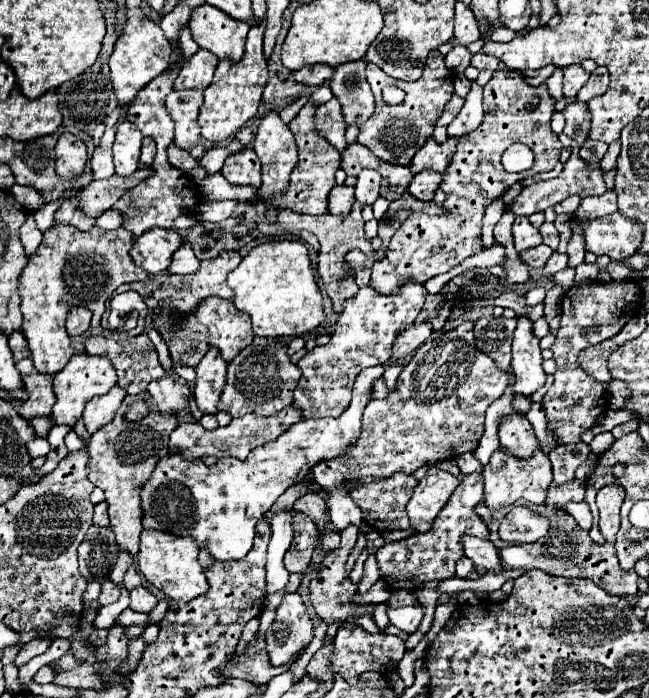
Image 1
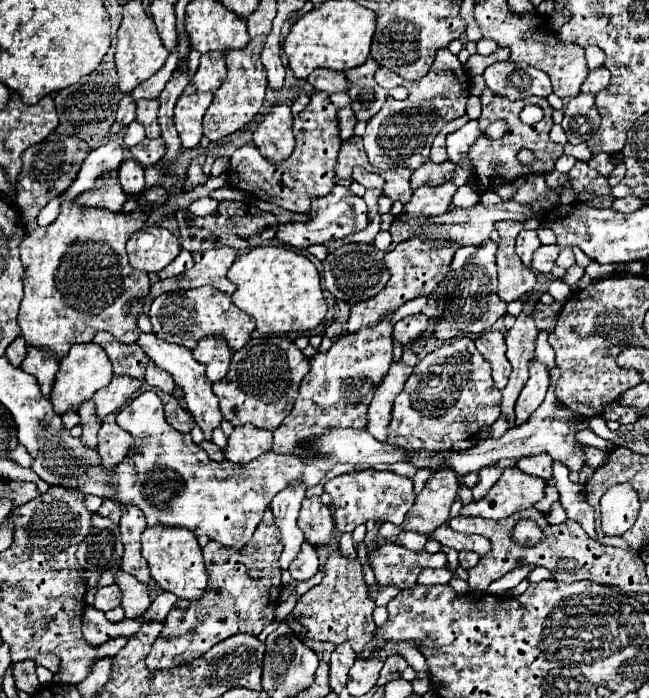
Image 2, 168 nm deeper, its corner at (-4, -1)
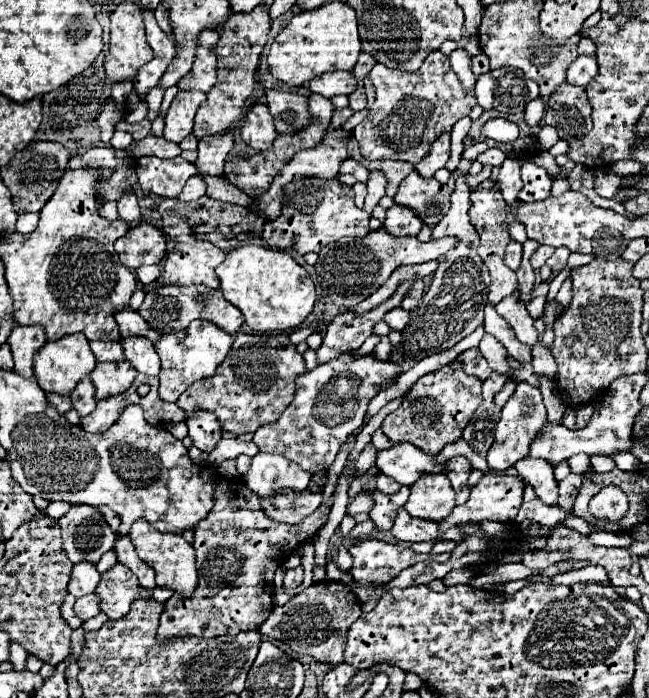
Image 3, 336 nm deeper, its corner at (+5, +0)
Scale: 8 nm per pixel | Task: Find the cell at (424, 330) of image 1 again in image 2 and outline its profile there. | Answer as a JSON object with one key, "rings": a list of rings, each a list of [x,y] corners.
{"rings":[[[424,314],[406,316],[394,326],[394,340],[398,340],[400,344],[408,344],[416,340],[426,328],[428,328],[428,318]]]}

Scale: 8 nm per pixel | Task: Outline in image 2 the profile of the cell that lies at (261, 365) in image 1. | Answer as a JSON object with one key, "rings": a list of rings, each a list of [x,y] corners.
{"rings":[[[254,336],[242,350],[234,352],[226,378],[212,384],[212,392],[220,400],[224,420],[228,420],[232,426],[252,424],[272,432],[290,414],[300,382],[308,372],[308,358],[296,348],[290,336]]]}

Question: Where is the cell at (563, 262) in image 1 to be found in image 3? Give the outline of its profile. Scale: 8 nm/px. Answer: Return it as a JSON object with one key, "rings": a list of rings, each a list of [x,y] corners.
{"rings":[[[557,247],[555,249],[555,253],[547,259],[547,265],[551,267],[551,271],[553,271],[553,275],[557,275],[559,271],[563,271],[565,267],[567,267],[567,257],[569,257],[569,249],[565,249],[565,247]]]}

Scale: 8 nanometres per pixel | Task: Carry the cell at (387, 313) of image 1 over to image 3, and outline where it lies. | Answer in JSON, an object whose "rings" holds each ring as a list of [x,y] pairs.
{"rings":[[[347,351],[335,359],[305,371],[295,379],[295,395],[287,405],[283,415],[261,429],[255,431],[253,443],[261,453],[283,455],[295,461],[305,471],[315,473],[327,469],[347,437],[361,427],[367,403],[379,393],[379,389],[397,377],[401,365],[389,365],[379,361],[375,353],[357,355],[357,351]]]}

